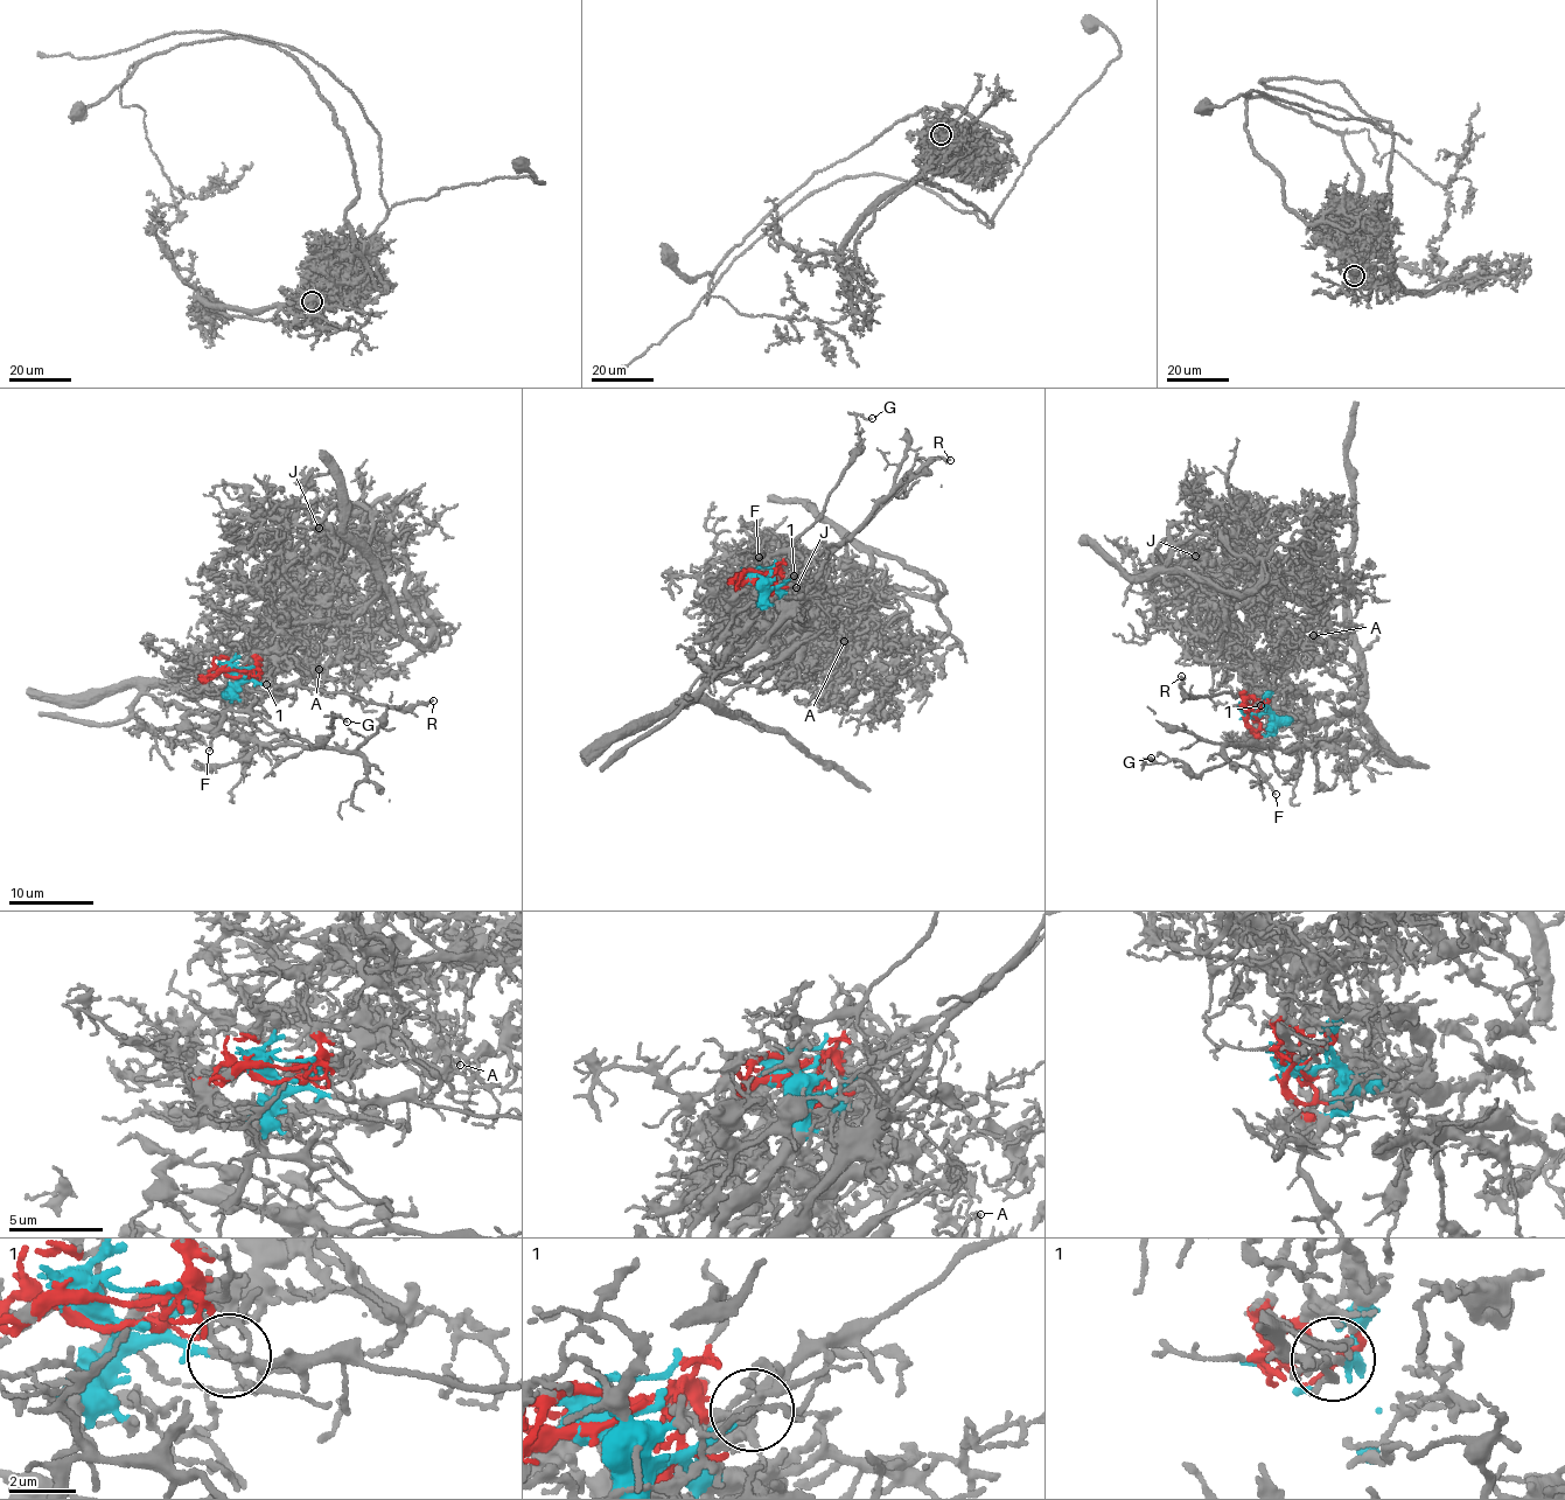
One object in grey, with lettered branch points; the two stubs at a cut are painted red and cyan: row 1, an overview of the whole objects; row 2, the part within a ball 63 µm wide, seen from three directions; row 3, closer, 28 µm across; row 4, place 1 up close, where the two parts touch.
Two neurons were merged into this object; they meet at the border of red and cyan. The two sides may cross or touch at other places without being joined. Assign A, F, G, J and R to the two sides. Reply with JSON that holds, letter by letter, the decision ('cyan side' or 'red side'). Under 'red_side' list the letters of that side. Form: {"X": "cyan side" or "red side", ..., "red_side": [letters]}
{"A": "red side", "F": "cyan side", "G": "cyan side", "J": "red side", "R": "cyan side", "red_side": ["A", "J"]}

